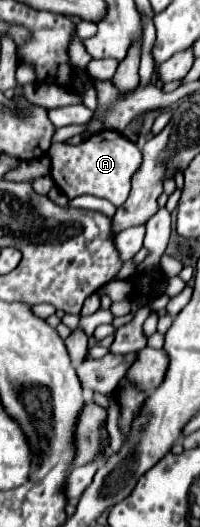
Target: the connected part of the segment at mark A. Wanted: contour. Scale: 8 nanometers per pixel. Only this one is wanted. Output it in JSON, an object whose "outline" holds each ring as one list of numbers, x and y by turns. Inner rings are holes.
{"outline":[[113,130,95,132,89,138,85,138,79,146,53,144,49,148,49,158,51,158,51,178,67,198,91,194,97,198,105,198,115,206,121,206,127,200,131,190,131,176,141,164,139,148,123,134]]}

